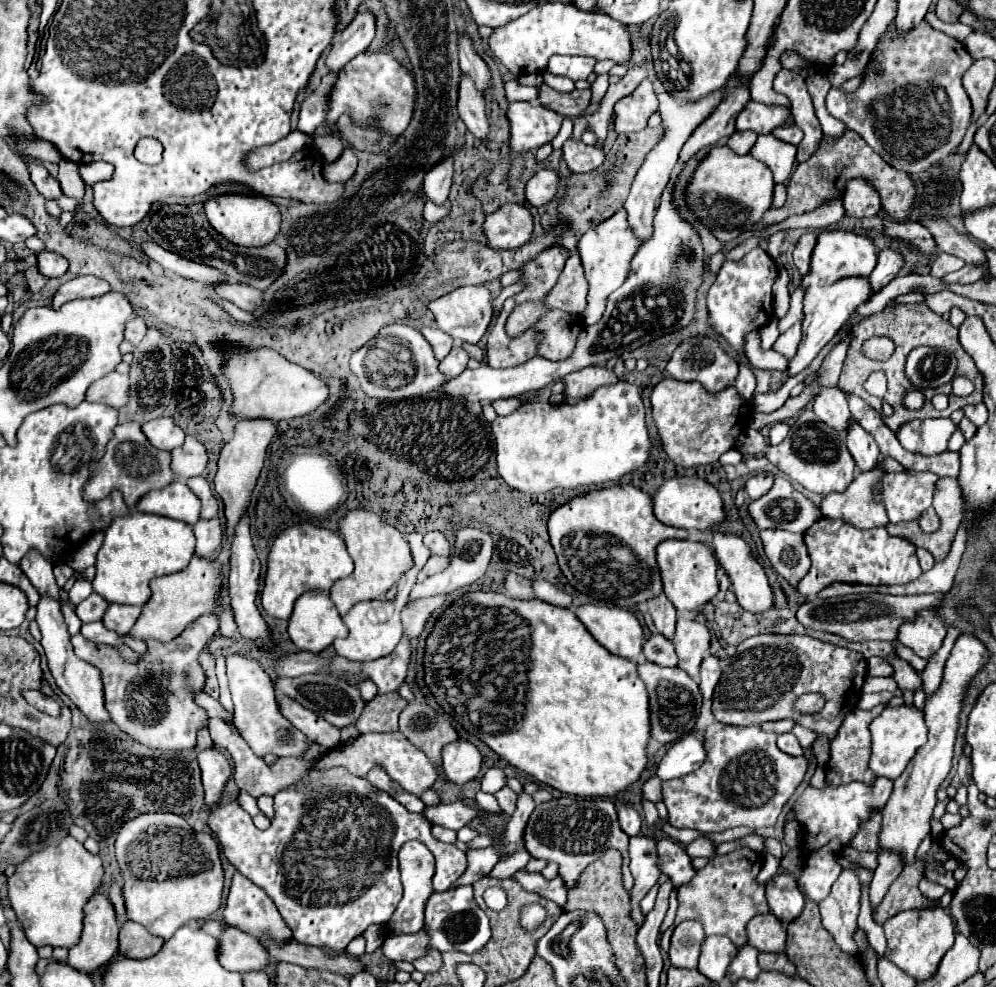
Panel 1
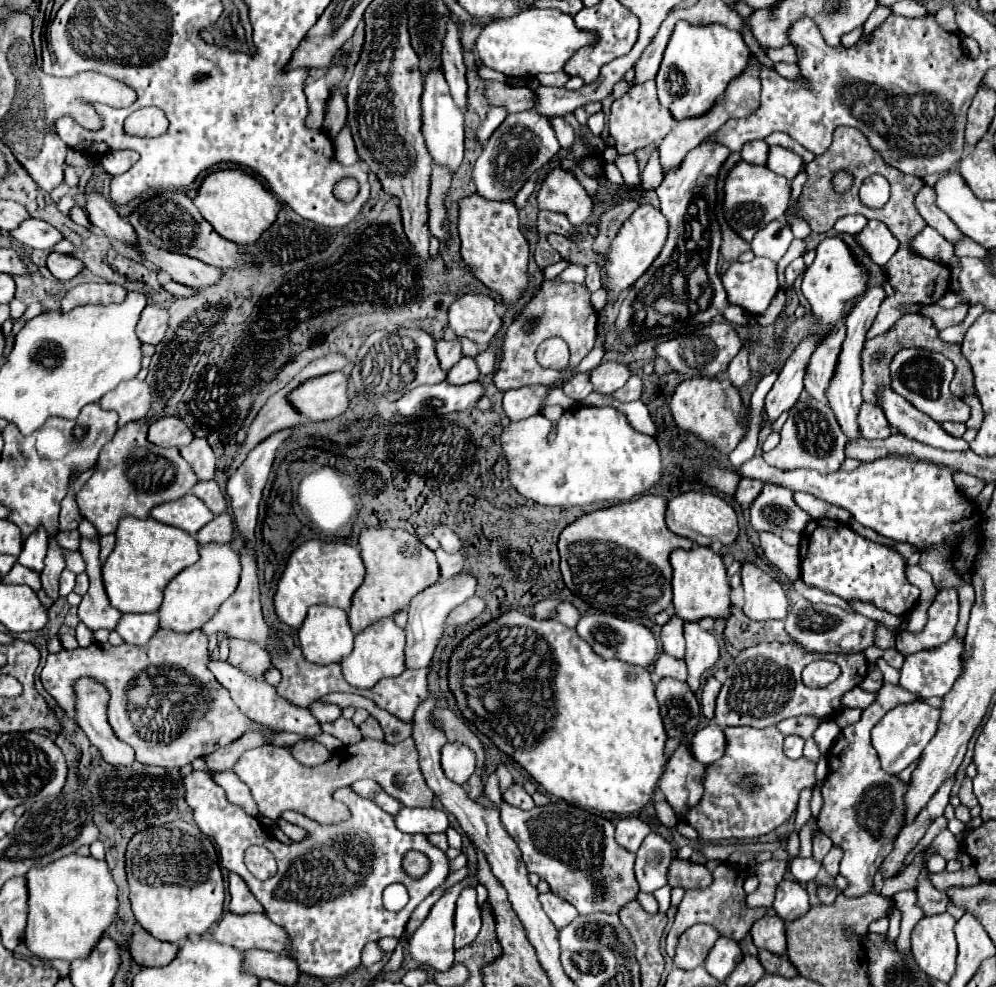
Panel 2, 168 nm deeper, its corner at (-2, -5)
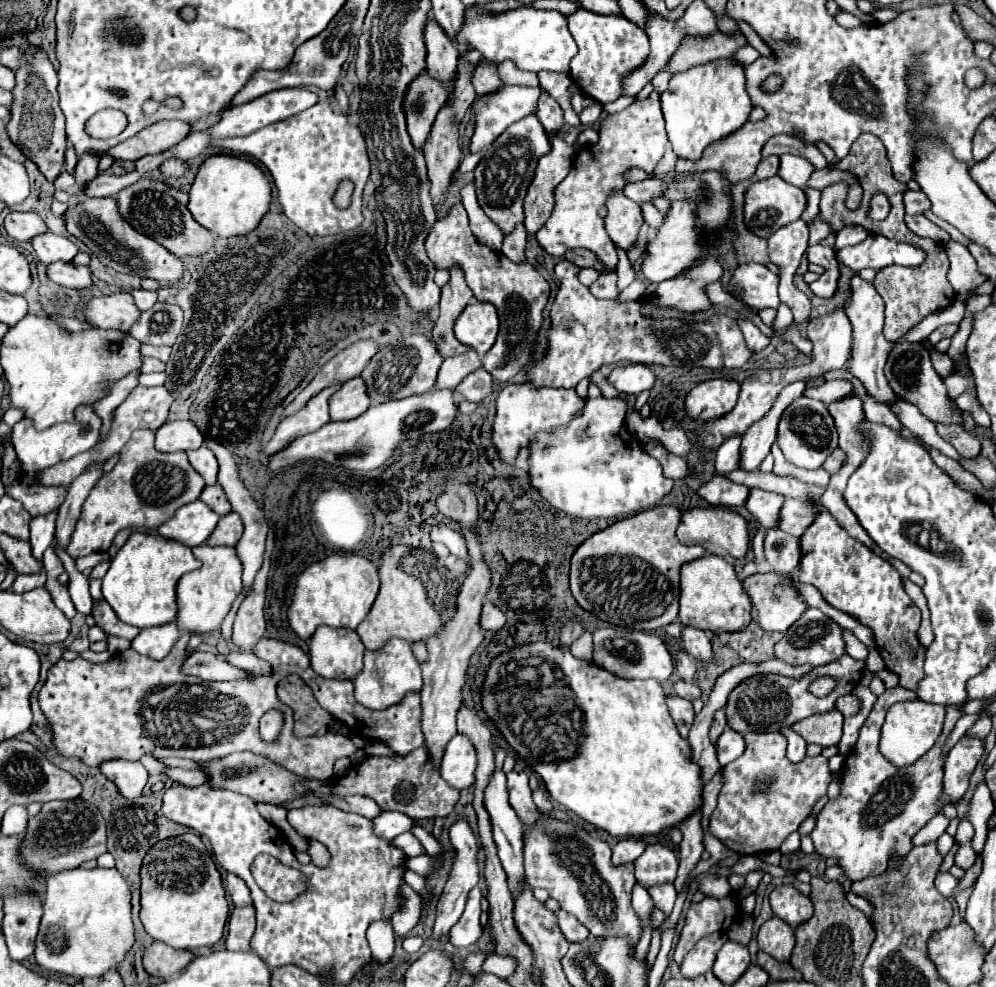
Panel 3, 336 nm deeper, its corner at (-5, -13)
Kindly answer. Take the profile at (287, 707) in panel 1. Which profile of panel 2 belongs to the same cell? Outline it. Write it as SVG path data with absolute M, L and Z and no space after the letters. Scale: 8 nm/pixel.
M211 659L207 663L207 667L217 677L217 681L225 689L229 689L231 699L239 705L239 709L243 709L243 713L247 713L247 717L251 717L251 719L255 719L259 723L265 723L267 727L277 729L277 731L291 731L291 733L299 733L299 735L319 735L321 733L321 727L319 727L317 719L309 713L309 709L301 709L301 707L295 707L295 705L283 701L275 693L275 687L265 683L263 679L255 679L255 677L247 675L245 671L241 671L235 665L231 665L229 661Z

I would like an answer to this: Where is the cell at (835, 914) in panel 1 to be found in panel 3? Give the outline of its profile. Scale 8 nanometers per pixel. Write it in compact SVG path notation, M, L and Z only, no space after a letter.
M892 687L878 697L872 713L860 729L856 745L846 755L840 795L824 805L816 819L816 827L810 833L816 851L824 857L838 859L838 865L844 869L844 875L852 883L882 875L888 869L888 859L892 855L904 857L912 849L910 841L918 829L922 829L938 813L938 797L942 791L944 775L940 747L962 713L954 705L946 707L948 713L940 741L920 761L898 769L878 751L880 727L884 723L886 711L898 701L916 701L916 693L904 687Z

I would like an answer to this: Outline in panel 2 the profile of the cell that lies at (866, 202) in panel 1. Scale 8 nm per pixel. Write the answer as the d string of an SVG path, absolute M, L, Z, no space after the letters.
M849 215L849 217L841 217L835 223L835 231L837 233L849 233L849 235L857 235L863 227L867 225L867 219L863 215Z

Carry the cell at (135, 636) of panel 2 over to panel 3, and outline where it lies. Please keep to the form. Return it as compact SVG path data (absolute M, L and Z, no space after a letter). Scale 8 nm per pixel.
M166 623L160 627L146 627L146 629L140 629L138 637L132 639L132 649L146 657L162 659L170 653L178 637L180 637L180 631L176 623Z

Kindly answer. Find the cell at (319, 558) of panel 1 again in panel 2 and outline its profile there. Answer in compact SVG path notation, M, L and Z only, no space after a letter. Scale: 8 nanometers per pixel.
M319 539L305 541L293 551L279 579L275 593L275 613L285 625L299 629L311 605L323 603L347 611L351 607L353 593L361 587L363 579L365 579L365 565L357 547Z

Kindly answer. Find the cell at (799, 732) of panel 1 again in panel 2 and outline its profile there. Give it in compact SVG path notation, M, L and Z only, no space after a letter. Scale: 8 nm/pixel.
M825 721L825 723L815 731L813 739L815 739L815 743L819 745L819 749L821 749L823 755L831 749L831 745L833 745L833 741L837 739L839 731L841 731L841 729L837 727L835 721Z

